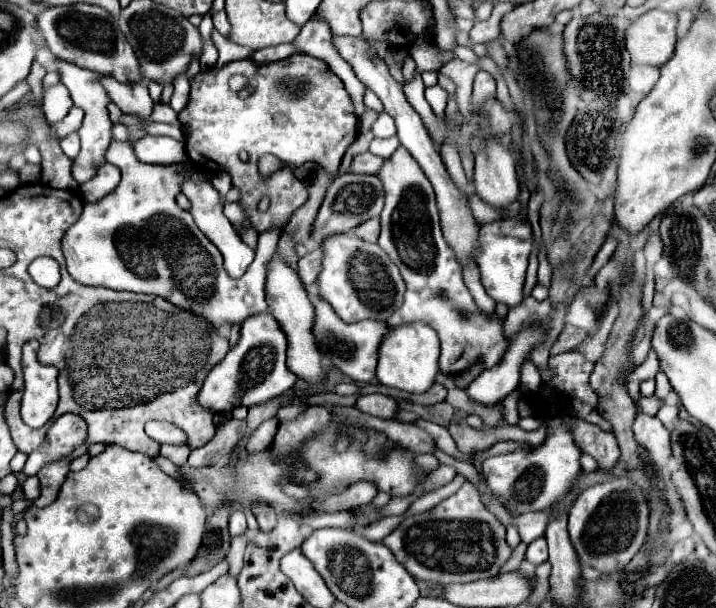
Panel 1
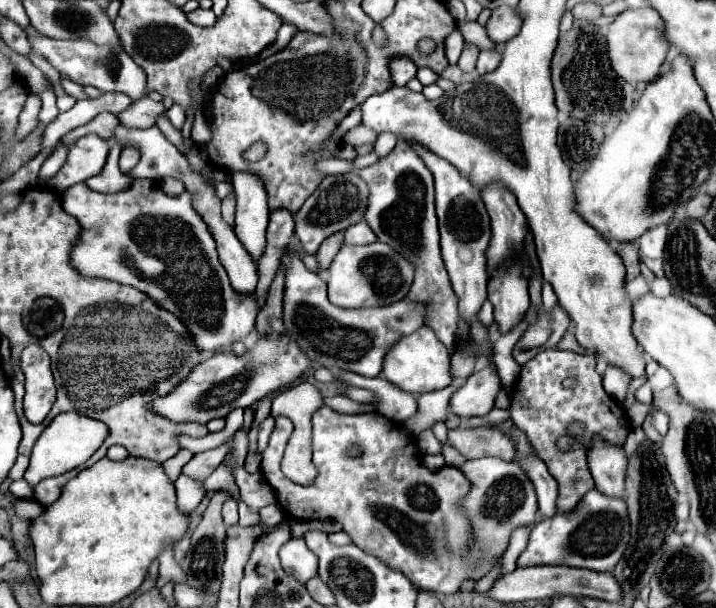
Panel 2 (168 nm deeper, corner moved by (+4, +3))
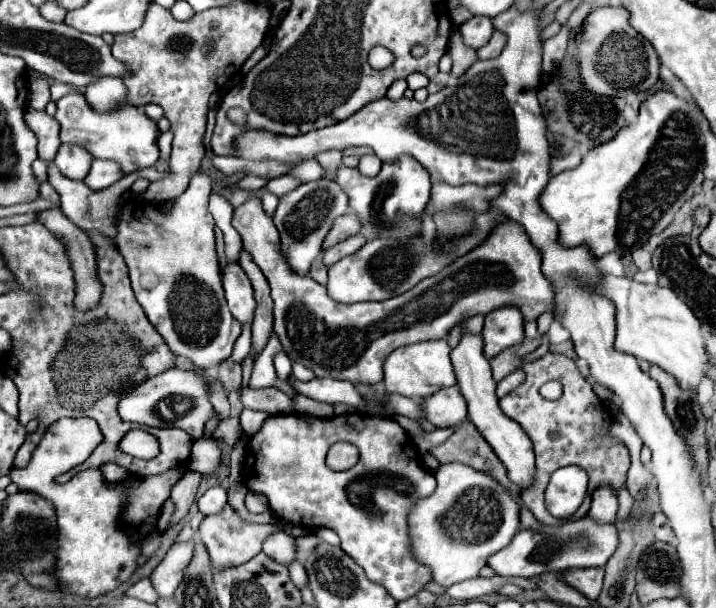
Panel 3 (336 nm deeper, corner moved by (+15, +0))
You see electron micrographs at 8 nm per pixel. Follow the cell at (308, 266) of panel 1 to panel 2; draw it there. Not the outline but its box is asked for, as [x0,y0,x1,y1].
[315,233,343,271]

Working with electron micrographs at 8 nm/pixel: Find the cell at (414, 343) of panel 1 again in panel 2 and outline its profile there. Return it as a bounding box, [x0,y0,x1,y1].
[381,325,451,395]

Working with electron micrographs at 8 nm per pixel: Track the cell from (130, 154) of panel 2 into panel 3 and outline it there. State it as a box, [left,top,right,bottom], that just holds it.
[84,160,124,190]

